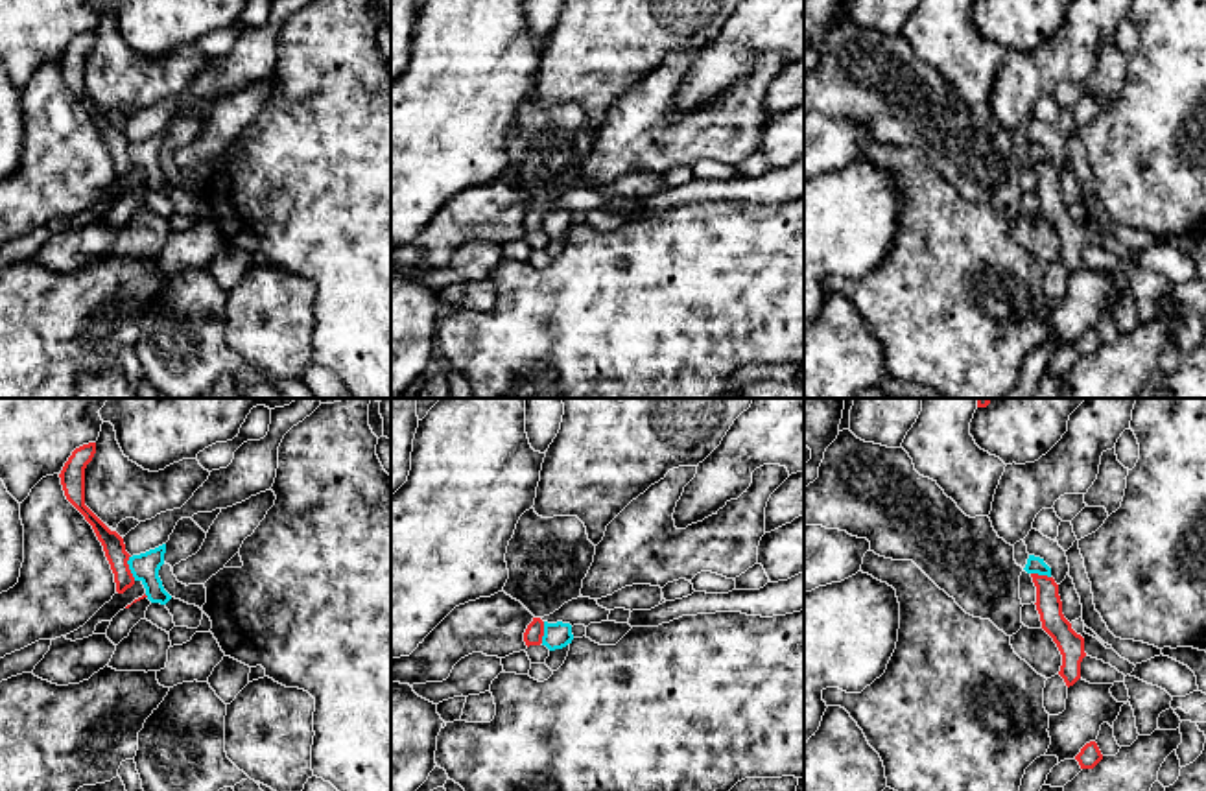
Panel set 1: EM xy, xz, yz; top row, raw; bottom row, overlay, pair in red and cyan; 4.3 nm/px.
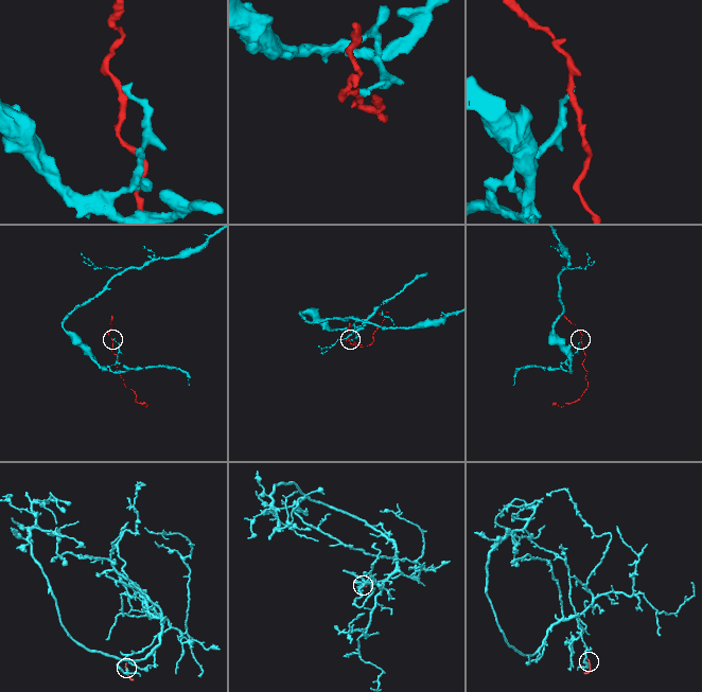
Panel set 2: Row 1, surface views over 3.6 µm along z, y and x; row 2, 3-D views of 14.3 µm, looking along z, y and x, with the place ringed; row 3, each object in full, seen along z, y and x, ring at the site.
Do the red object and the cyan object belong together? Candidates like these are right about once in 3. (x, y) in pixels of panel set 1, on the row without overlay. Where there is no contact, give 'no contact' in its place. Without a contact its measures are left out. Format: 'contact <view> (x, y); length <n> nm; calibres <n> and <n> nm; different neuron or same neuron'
contact xy (128, 155); length 110 nm; calibres 100 and 120 nm; different neuron

